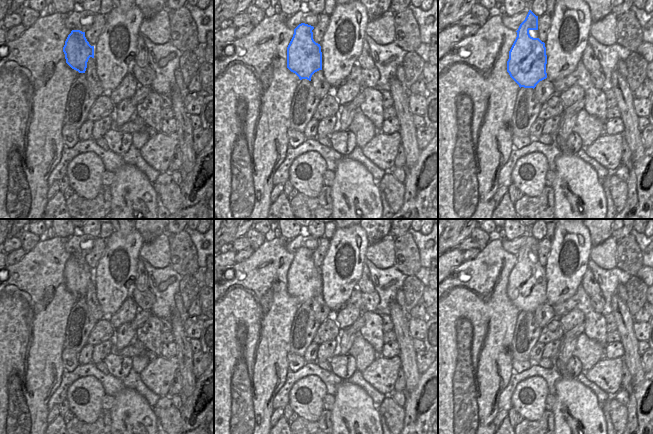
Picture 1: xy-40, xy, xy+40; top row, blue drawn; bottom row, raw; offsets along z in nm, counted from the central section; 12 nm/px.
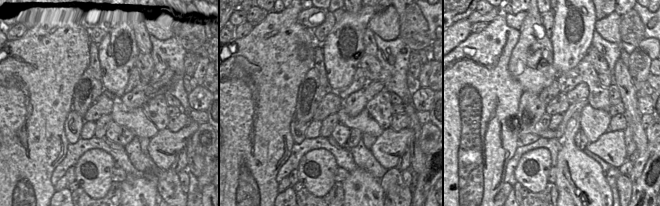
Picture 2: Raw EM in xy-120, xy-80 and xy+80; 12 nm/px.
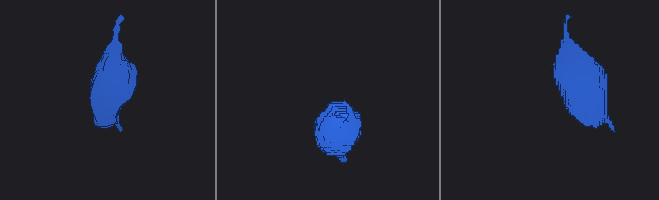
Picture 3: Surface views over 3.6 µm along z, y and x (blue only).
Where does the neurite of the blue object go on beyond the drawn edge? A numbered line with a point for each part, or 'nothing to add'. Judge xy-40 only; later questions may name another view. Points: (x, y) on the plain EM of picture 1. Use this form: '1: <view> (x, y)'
nothing to add

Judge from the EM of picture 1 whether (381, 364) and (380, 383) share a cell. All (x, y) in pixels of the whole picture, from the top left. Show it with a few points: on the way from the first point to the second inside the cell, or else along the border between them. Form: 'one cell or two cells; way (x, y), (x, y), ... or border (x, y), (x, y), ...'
one cell; way (381, 369), (381, 378)

